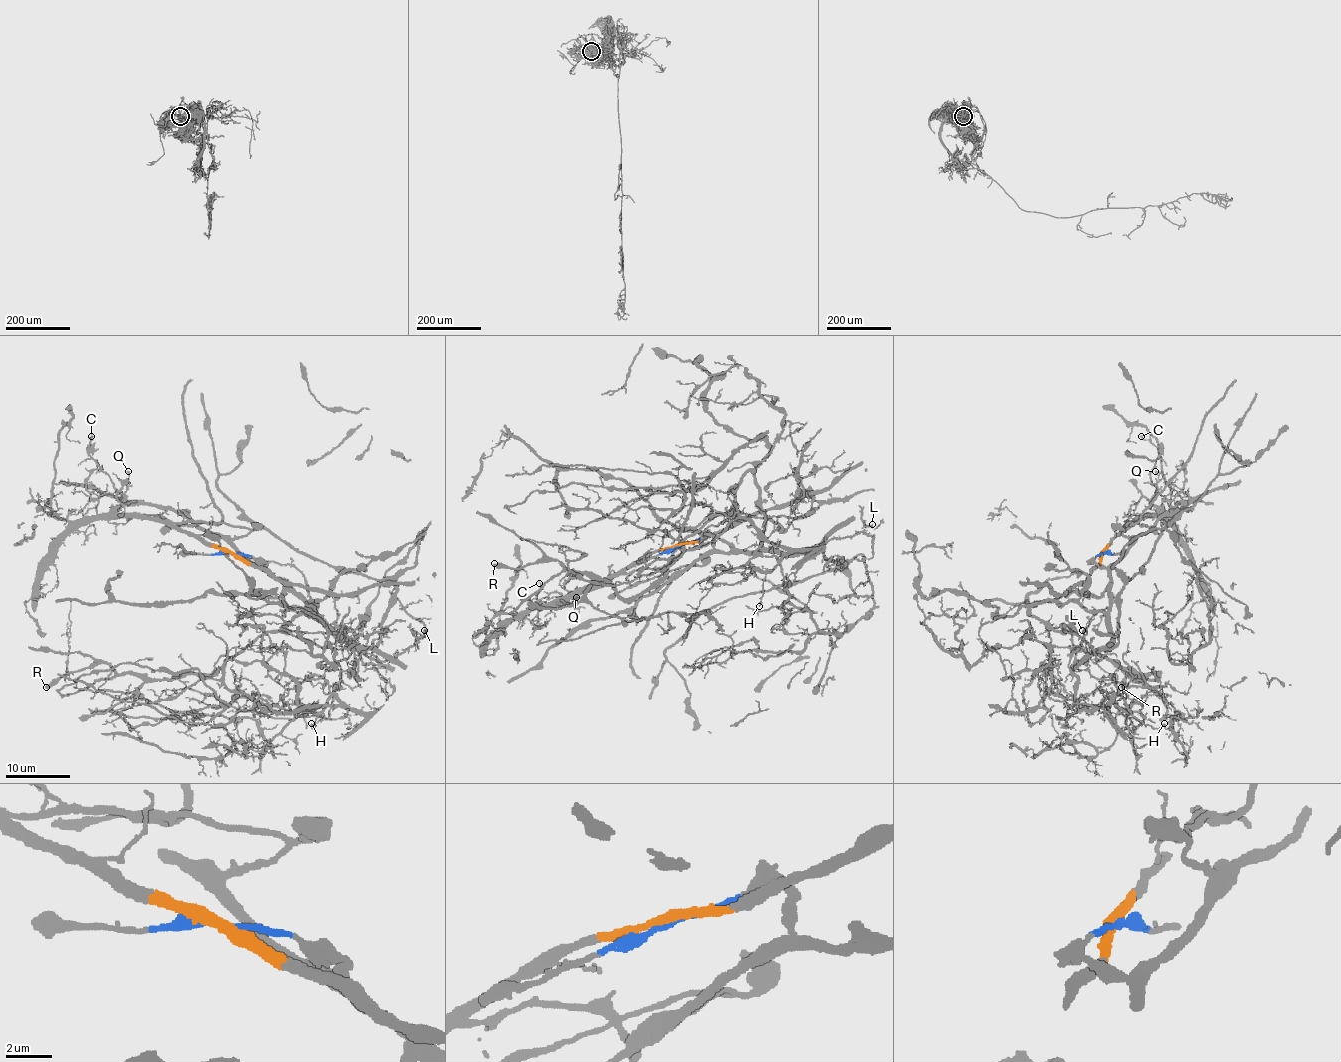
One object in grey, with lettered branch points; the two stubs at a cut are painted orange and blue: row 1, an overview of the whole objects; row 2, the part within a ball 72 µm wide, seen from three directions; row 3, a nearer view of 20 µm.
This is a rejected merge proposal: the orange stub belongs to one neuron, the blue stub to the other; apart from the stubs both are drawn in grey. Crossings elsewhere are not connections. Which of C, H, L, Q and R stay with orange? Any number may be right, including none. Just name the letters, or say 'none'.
C, Q

